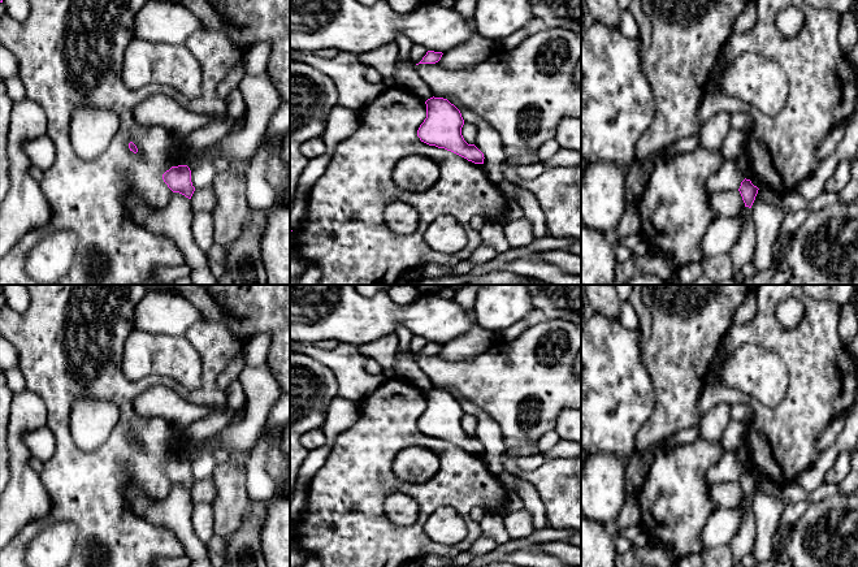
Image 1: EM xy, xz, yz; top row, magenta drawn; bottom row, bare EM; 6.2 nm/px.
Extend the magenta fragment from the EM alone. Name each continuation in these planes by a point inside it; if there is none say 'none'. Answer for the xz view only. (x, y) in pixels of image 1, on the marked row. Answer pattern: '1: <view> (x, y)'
none

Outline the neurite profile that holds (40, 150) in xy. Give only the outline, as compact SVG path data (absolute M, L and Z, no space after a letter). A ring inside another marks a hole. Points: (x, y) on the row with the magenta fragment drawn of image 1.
M47 134L27 139L25 142L25 152L30 157L31 164L43 172L55 163L56 147Z

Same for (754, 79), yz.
M753 52L737 56L714 79L720 95L736 96L767 116L777 114L788 99L789 81L775 61Z

